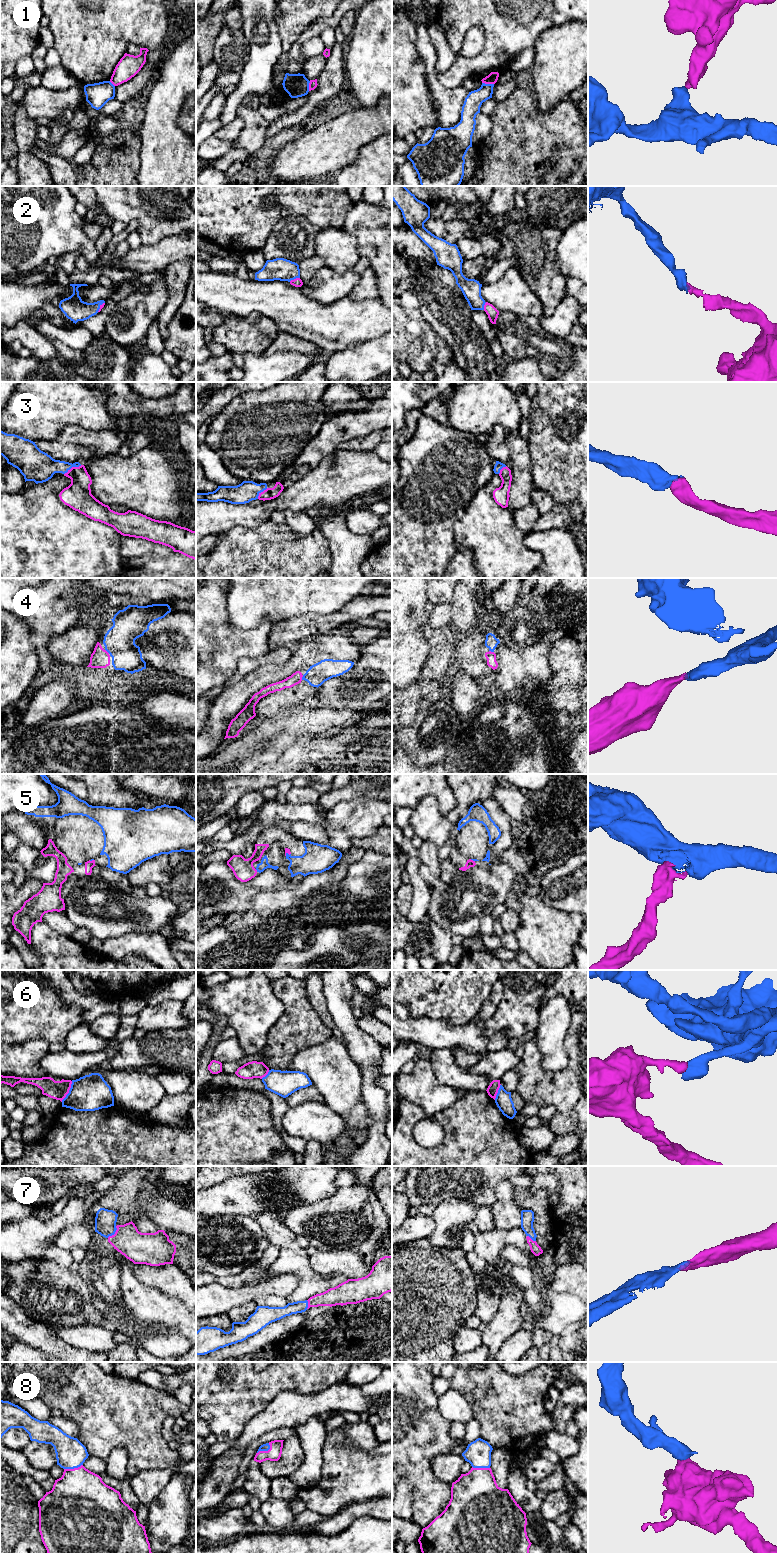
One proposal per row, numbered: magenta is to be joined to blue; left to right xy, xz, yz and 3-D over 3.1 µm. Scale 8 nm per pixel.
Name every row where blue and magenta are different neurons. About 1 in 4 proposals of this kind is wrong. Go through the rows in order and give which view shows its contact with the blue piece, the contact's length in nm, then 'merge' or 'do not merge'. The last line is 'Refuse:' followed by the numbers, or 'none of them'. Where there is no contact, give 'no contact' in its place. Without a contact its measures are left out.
1: meets blue in yz; contact 100 nm long; do not merge
2: meets blue in xz; contact 90 nm long; merge
3: meets blue in xy; contact 160 nm long; merge
4: meets blue in xz; contact 40 nm long; merge
5: meets blue in xz; contact 30 nm long; merge
6: meets blue in xy; contact 190 nm long; do not merge
7: meets blue in xy; contact 120 nm long; merge
8: meets blue in xy; contact 160 nm long; merge
Refuse: 1, 6

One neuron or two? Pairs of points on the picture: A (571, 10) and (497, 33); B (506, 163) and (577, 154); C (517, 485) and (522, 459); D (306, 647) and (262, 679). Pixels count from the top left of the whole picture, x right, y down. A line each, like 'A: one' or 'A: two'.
A: two
B: one
C: one
D: one

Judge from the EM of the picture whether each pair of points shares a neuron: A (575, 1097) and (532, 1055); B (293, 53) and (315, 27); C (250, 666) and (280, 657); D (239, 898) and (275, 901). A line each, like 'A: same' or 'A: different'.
A: same
B: same
C: same
D: different

